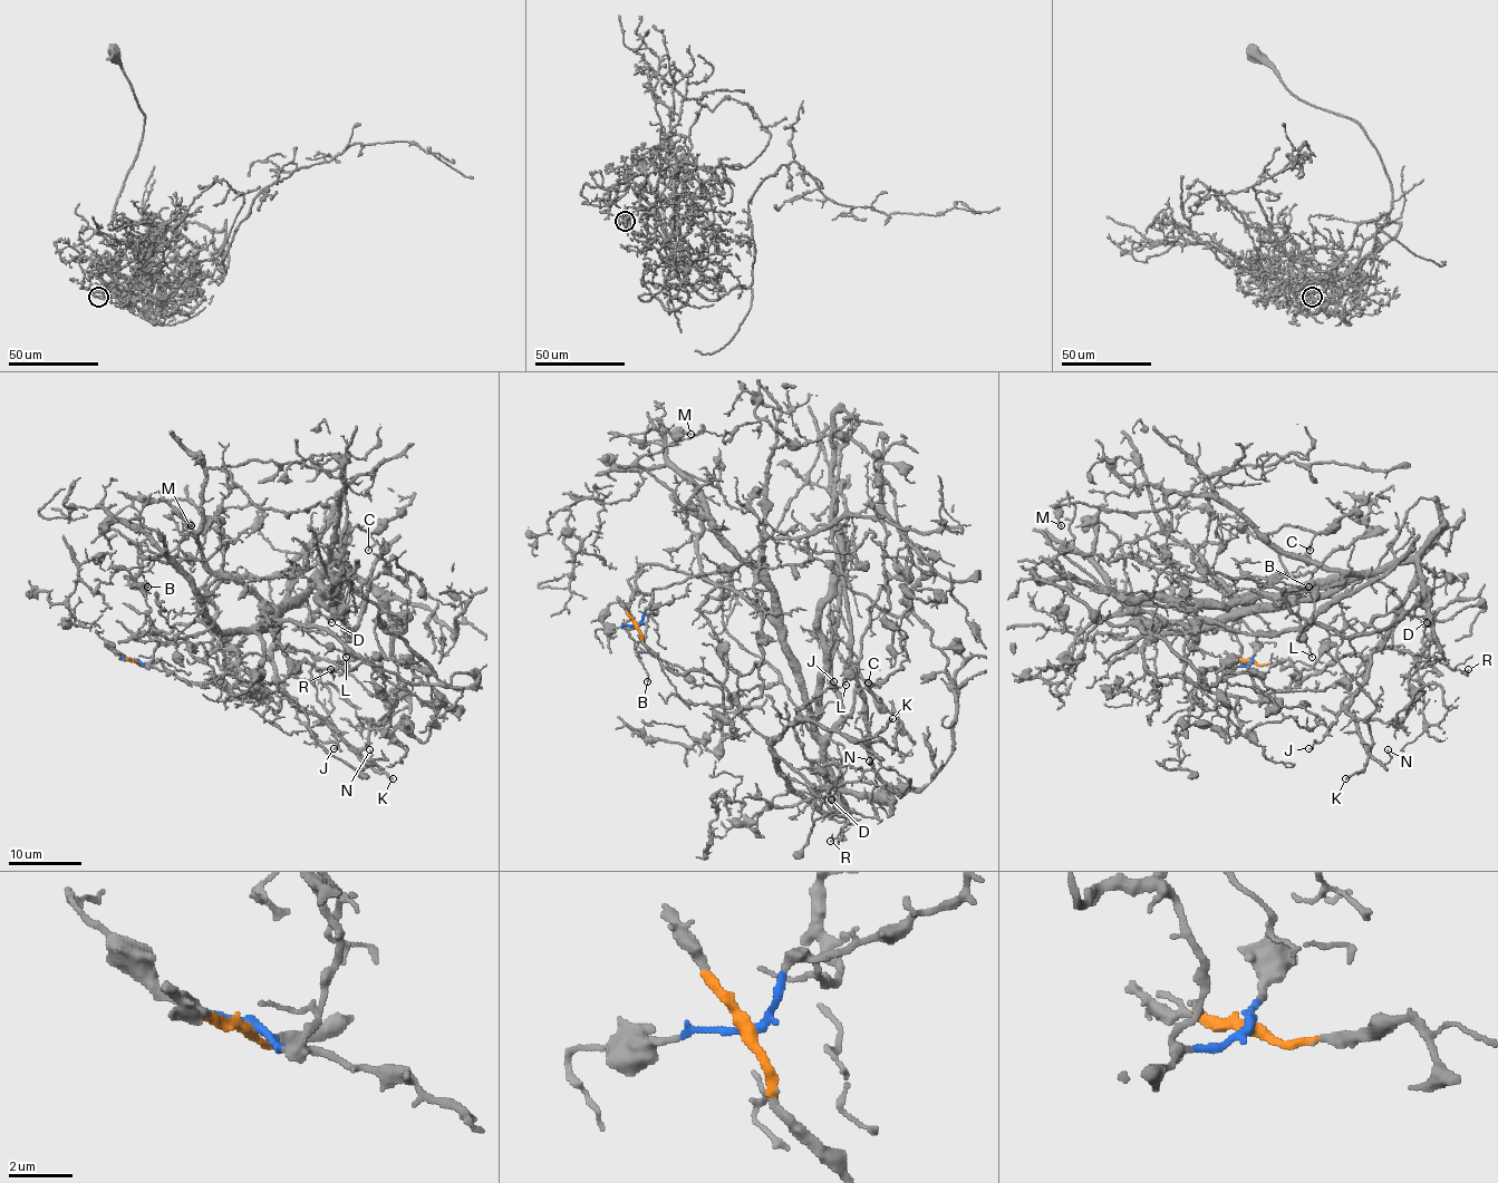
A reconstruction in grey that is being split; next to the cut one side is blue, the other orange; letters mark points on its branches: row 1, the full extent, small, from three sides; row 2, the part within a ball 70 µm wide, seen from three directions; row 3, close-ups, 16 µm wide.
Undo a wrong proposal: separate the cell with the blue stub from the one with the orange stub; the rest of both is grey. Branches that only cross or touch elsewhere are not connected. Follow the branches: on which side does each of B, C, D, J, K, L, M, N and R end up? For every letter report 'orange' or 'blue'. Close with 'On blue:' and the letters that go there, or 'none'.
B: blue
C: blue
D: blue
J: orange
K: orange
L: blue
M: blue
N: orange
R: orange
On blue: B, C, D, L, M

